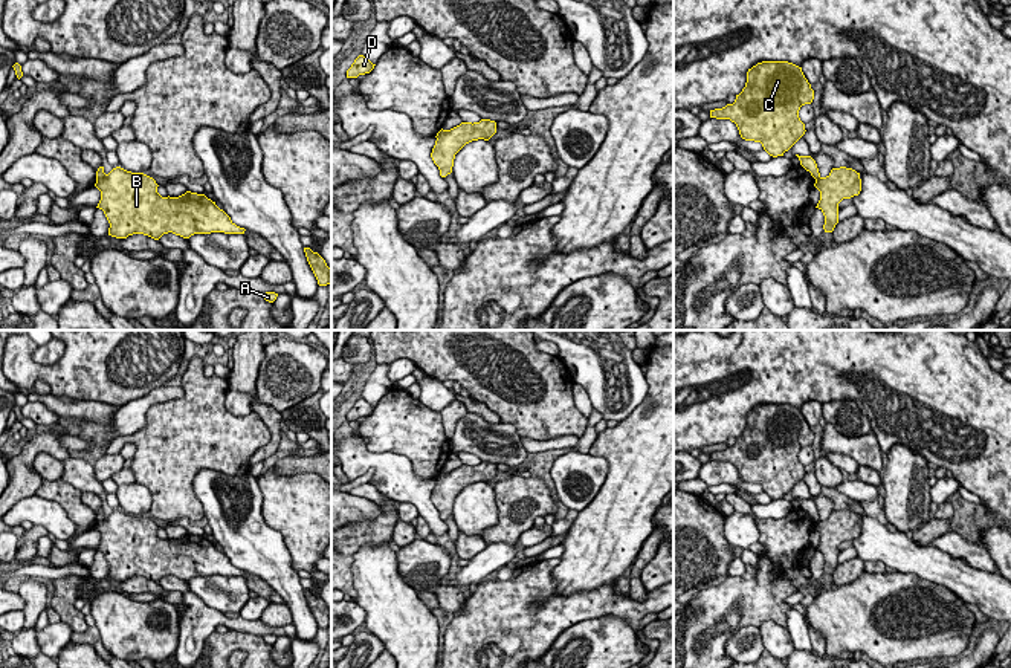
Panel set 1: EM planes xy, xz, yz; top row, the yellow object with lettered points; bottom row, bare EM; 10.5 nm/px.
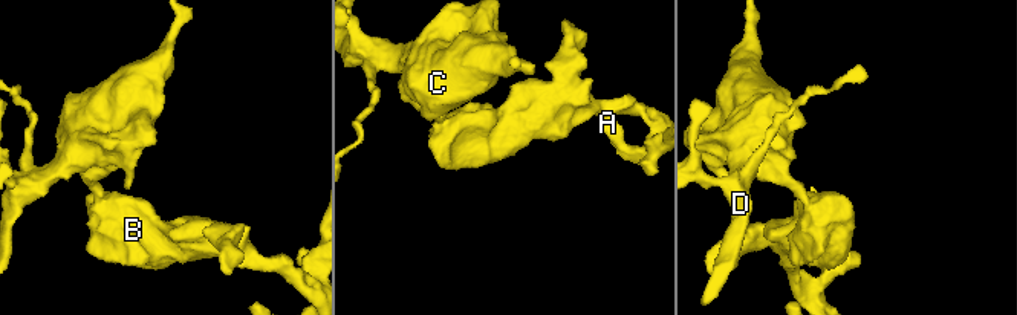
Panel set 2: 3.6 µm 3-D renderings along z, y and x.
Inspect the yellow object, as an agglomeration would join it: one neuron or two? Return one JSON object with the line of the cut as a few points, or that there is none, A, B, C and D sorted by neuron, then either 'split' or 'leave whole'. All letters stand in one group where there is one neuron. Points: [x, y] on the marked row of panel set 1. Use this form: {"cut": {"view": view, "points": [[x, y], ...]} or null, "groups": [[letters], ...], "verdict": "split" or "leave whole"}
{"cut": {"view": "yz", "points": [[819, 176], [816, 179]]}, "groups": [["A", "B"], ["C", "D"]], "verdict": "split"}

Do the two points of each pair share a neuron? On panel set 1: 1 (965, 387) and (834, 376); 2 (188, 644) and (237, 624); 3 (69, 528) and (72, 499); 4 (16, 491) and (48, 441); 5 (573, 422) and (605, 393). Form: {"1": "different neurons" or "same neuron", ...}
{"1": "same neuron", "2": "same neuron", "3": "different neurons", "4": "same neuron", "5": "different neurons"}

